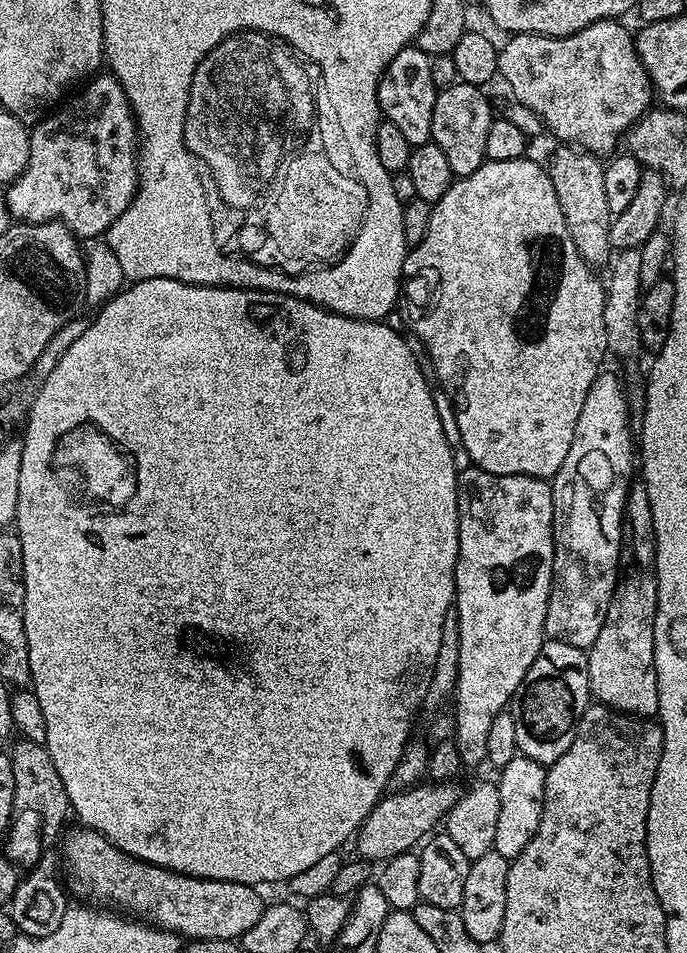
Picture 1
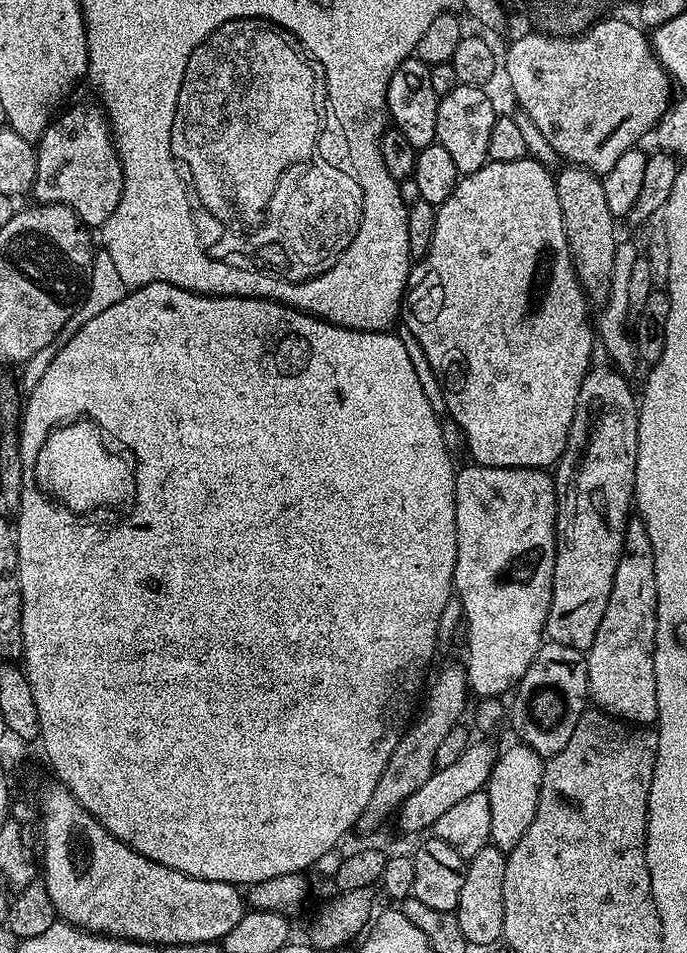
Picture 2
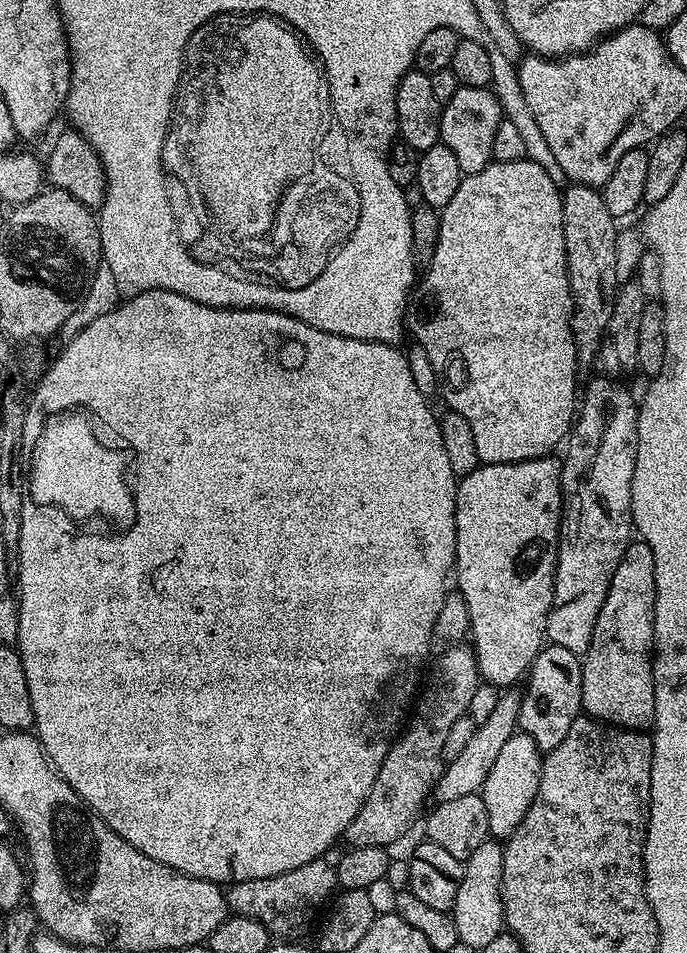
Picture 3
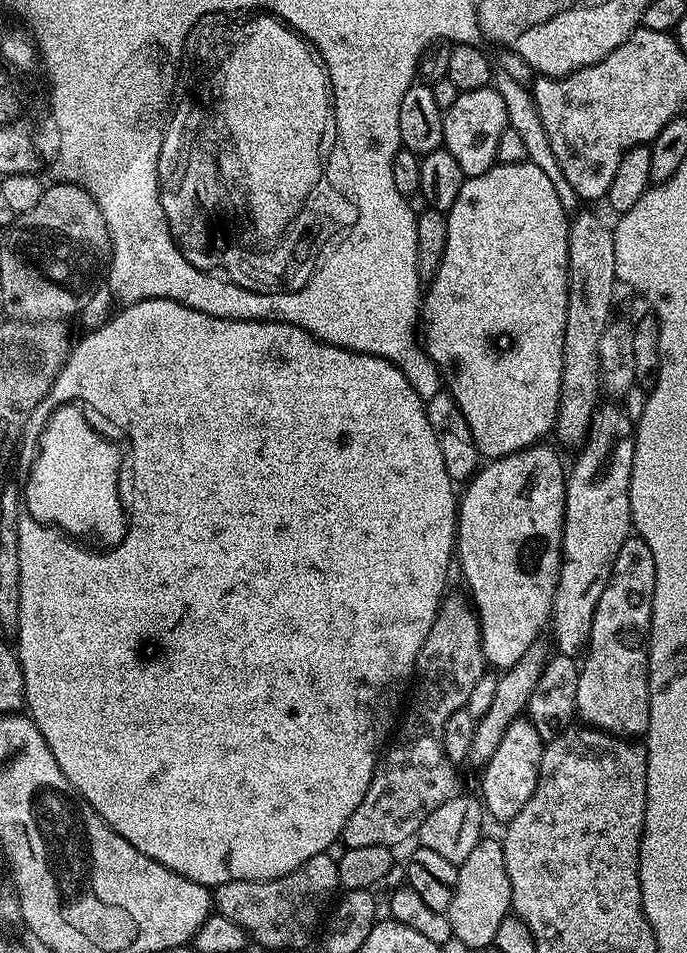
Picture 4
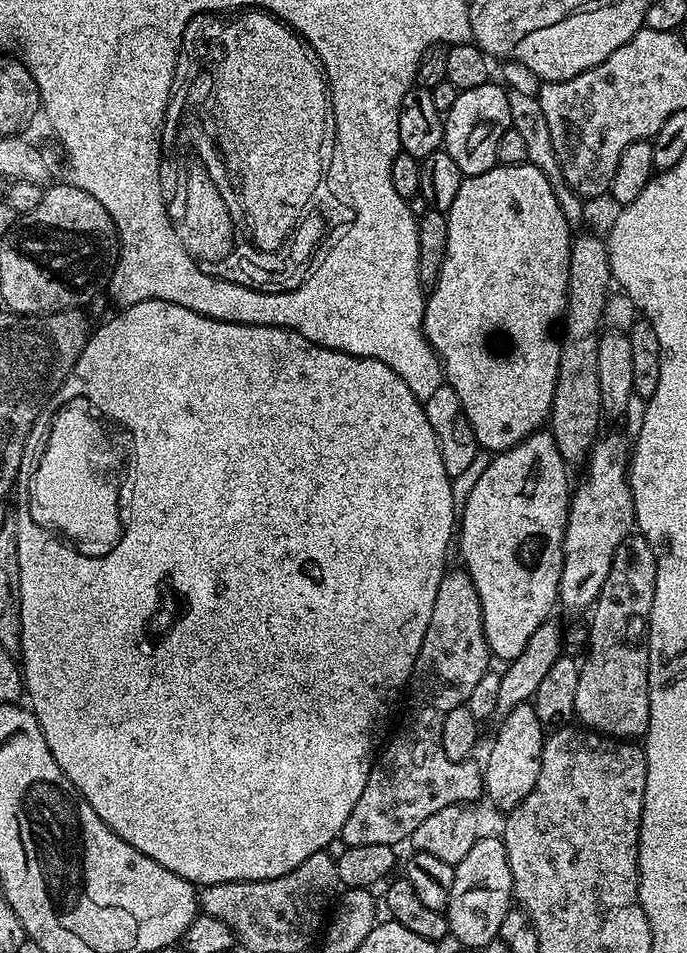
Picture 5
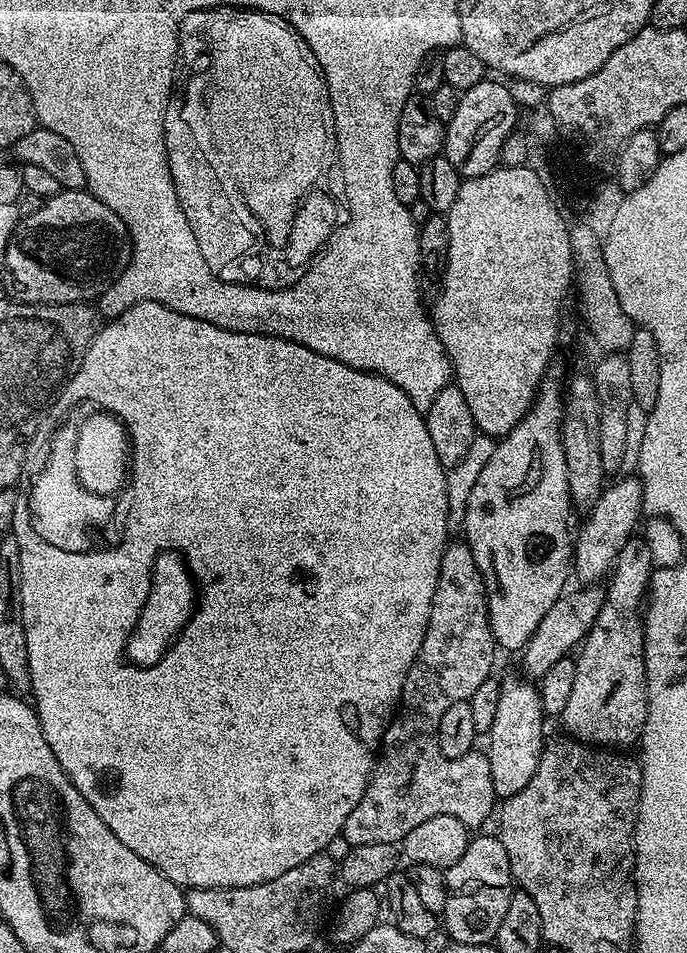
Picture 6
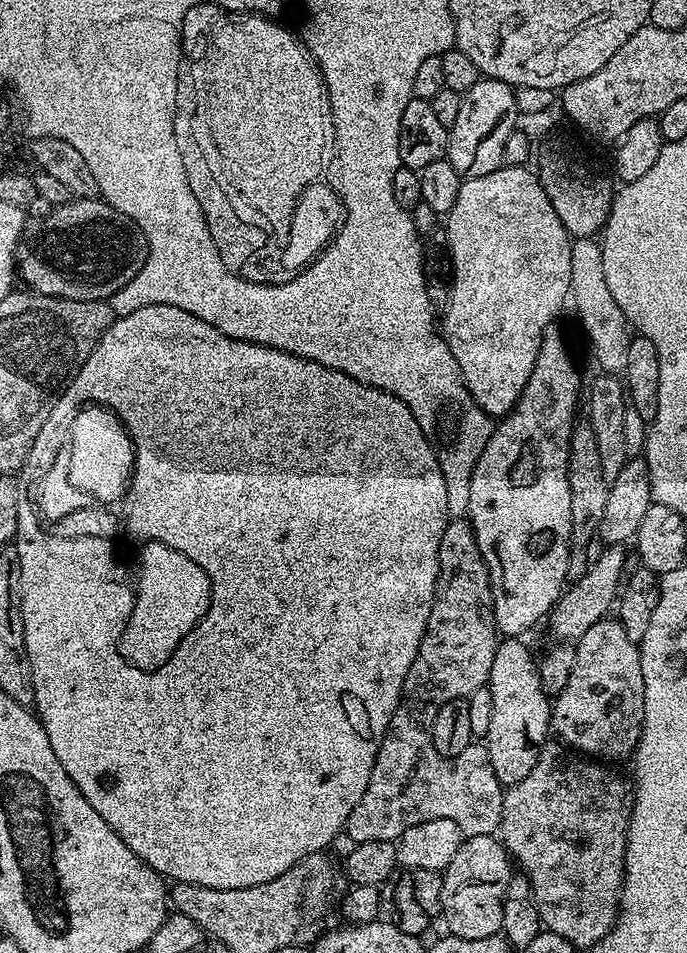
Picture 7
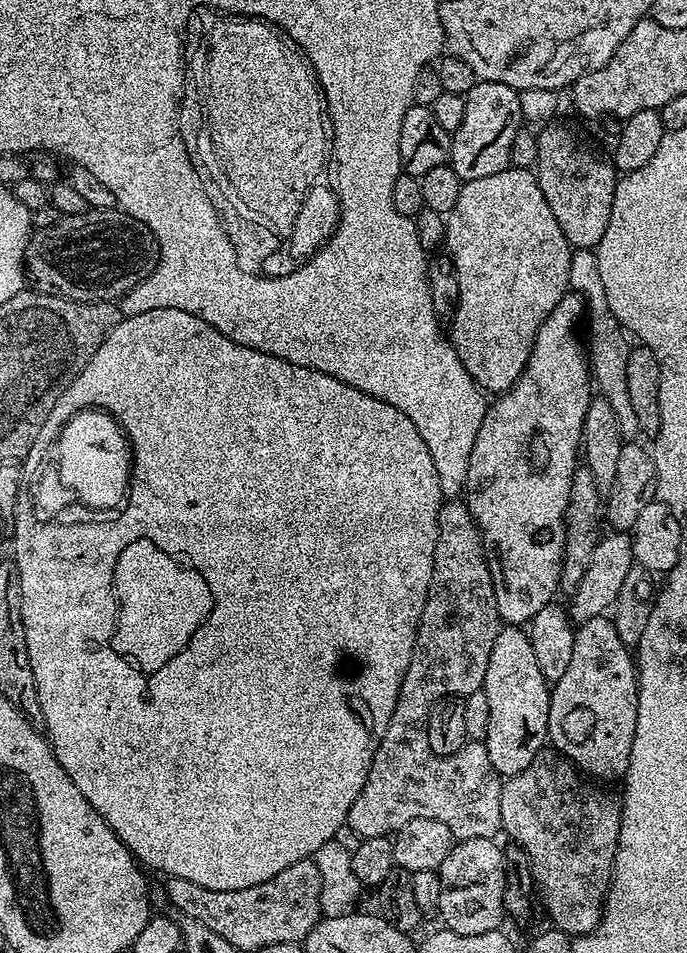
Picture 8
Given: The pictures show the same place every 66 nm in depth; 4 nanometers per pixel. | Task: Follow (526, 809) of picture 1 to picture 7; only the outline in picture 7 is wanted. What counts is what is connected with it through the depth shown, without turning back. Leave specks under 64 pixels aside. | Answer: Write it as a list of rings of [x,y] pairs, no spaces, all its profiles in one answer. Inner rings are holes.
[[[504,638],[497,643],[494,654],[494,666],[490,666],[487,688],[490,690],[490,702],[494,702],[494,714],[490,718],[490,730],[486,737],[488,757],[494,766],[494,774],[498,774],[501,784],[517,784],[534,770],[534,762],[538,758],[540,748],[549,739],[552,722],[552,706],[550,697],[540,681],[540,669],[537,657],[532,657],[530,649],[520,638]]]

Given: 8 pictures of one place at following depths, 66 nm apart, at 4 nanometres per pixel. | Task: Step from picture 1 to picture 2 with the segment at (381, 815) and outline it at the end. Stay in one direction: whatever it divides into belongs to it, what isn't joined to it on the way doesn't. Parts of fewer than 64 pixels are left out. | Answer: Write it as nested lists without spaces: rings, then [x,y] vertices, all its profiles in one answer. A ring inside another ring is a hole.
[[[469,743],[468,749],[462,754],[462,758],[457,758],[451,766],[437,768],[406,798],[406,802],[398,813],[400,819],[400,828],[404,832],[420,832],[423,828],[431,829],[446,814],[446,810],[451,810],[460,799],[467,798],[468,795],[475,792],[485,791],[490,774],[496,765],[497,749],[492,749],[488,744]]]

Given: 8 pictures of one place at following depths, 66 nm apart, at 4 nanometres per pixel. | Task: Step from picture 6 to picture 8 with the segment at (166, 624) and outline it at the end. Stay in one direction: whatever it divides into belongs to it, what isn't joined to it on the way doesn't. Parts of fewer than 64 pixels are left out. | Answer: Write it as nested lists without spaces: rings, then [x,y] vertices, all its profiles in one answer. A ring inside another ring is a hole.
[[[139,538],[118,554],[112,591],[116,594],[112,649],[145,674],[166,666],[170,658],[189,647],[212,609],[210,586],[198,569],[164,552],[154,542]]]

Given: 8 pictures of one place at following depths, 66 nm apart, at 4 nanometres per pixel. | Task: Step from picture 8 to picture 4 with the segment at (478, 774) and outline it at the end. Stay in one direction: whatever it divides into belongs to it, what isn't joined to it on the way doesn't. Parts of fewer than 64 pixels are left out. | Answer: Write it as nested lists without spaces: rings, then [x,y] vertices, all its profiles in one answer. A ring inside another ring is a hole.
[[[464,608],[441,611],[430,634],[426,634],[426,642],[416,659],[414,687],[402,723],[391,741],[392,749],[390,744],[379,757],[366,798],[358,802],[358,810],[354,810],[354,814],[350,814],[350,822],[346,822],[342,837],[346,848],[392,848],[411,836],[413,839],[419,833],[422,822],[426,822],[426,818],[430,818],[442,802],[457,795],[457,769],[444,753],[446,718],[467,705],[470,693],[485,671],[480,621],[475,611],[468,609],[467,612]]]

